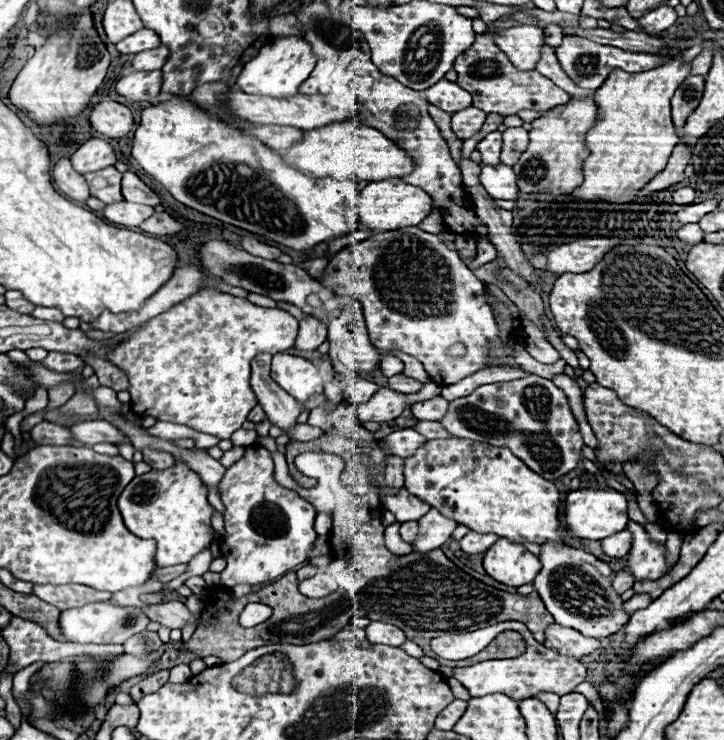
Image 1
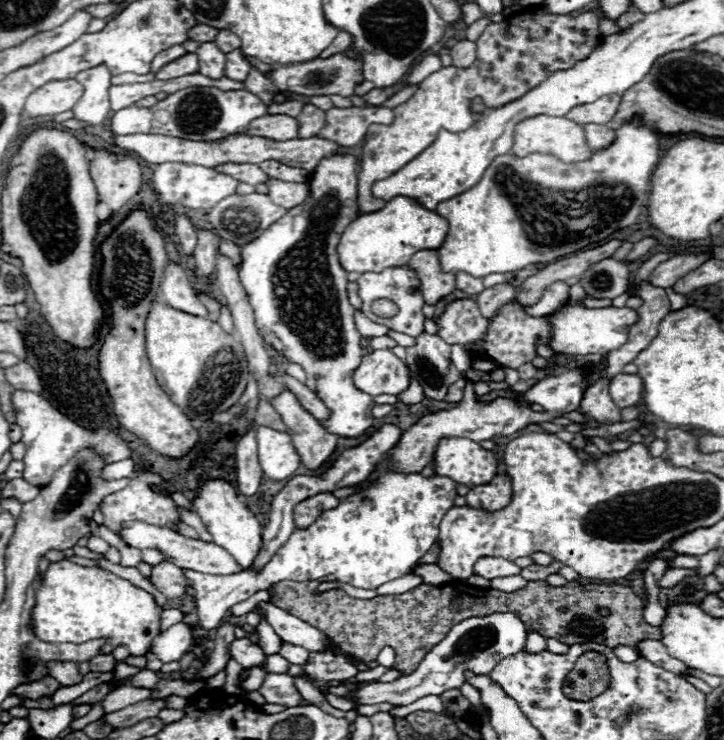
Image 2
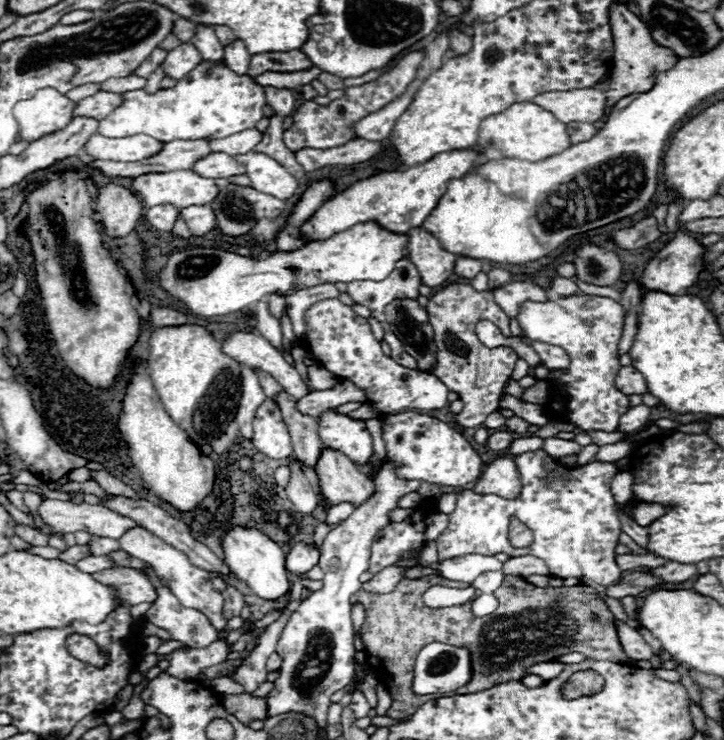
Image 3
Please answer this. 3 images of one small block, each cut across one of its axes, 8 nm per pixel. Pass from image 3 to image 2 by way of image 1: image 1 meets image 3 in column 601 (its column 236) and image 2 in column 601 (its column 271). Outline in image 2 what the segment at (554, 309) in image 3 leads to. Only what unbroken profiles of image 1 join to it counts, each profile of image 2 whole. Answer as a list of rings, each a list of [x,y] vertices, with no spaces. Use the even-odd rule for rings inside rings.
[[[566,306],[564,310],[556,310],[550,316],[550,324],[552,324],[550,348],[556,354],[606,354],[620,348],[626,342],[628,330],[636,320],[638,314],[632,308]]]

